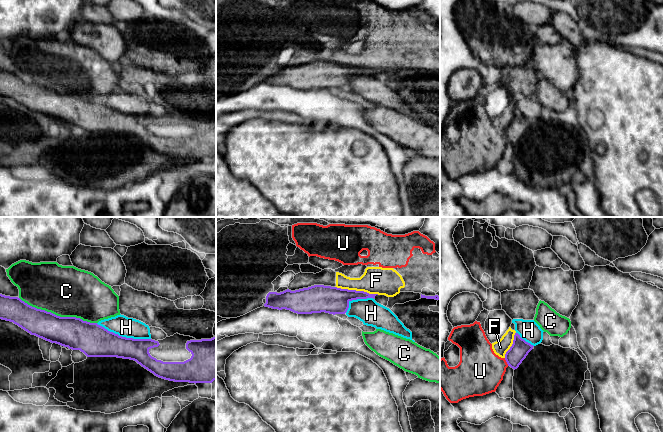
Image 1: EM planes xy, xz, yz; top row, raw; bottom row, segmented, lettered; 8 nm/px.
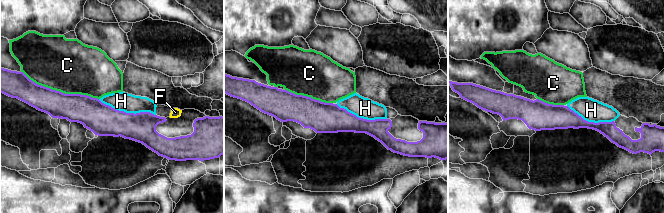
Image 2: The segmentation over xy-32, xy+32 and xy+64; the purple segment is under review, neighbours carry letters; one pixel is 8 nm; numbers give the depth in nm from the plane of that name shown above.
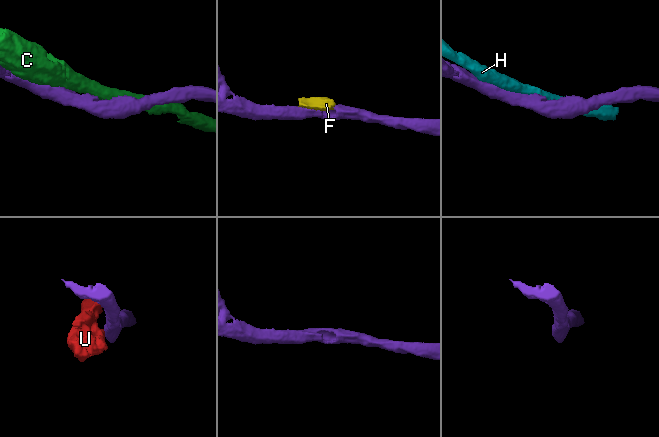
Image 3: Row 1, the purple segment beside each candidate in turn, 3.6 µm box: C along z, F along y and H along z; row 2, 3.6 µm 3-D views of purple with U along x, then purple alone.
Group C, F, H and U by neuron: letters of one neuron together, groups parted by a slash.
C / F U / H

